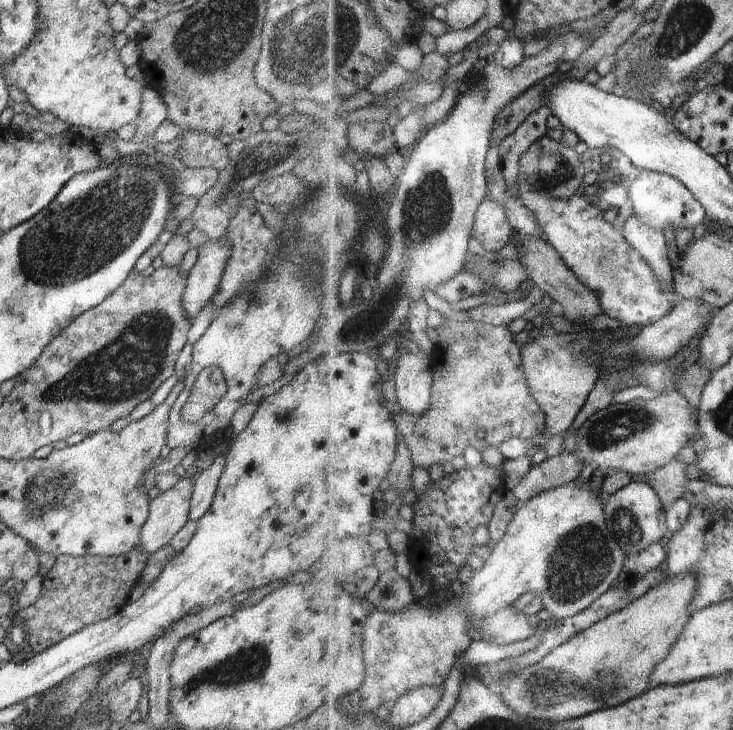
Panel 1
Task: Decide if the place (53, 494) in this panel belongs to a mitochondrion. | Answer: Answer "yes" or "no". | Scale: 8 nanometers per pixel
yes

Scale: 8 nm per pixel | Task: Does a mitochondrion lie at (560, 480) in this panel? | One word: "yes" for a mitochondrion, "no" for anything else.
no

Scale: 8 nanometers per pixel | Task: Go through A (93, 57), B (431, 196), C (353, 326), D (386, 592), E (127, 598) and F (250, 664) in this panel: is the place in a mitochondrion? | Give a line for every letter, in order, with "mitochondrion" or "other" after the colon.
A: other
B: mitochondrion
C: mitochondrion
D: other
E: other
F: mitochondrion

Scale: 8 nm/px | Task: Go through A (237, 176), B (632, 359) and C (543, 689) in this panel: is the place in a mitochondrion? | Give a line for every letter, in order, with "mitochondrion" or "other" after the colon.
A: other
B: other
C: mitochondrion

